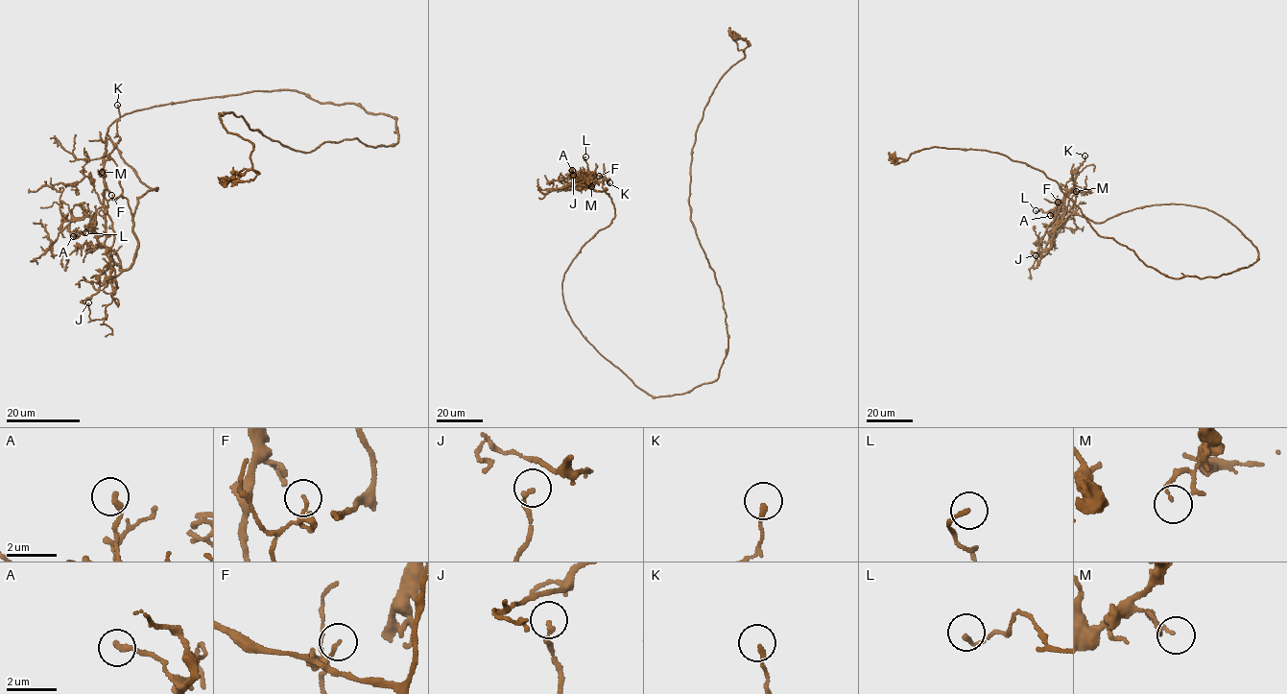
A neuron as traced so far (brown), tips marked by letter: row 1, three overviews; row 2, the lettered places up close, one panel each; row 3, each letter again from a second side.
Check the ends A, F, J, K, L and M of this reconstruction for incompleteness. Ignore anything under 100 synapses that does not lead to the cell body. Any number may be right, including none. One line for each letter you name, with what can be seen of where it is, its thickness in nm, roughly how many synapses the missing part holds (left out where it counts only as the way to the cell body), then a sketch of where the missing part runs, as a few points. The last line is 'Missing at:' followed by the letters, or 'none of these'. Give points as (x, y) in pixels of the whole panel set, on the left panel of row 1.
Missing at: none of these

